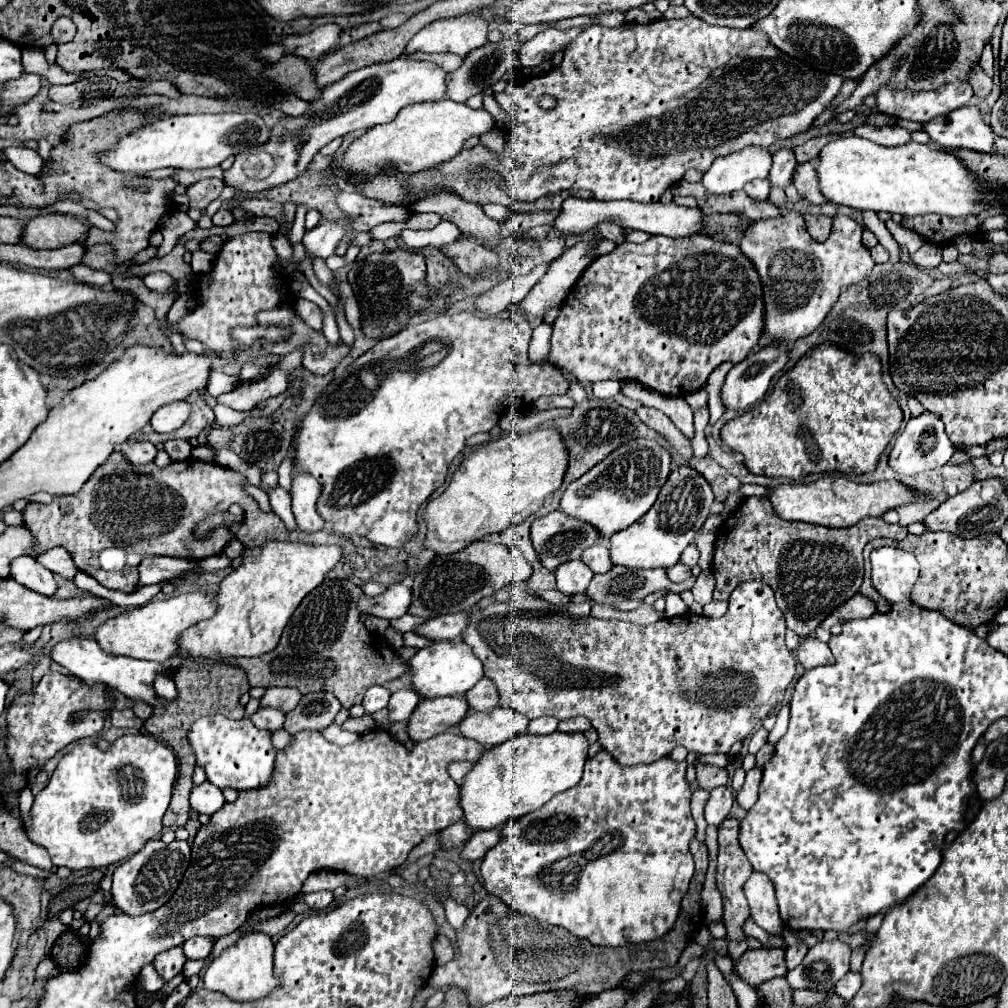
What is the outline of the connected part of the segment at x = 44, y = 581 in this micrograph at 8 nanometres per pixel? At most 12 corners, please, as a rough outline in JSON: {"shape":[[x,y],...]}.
{"shape":[[31,556],[11,562],[11,578],[25,588],[53,596],[53,572]]}

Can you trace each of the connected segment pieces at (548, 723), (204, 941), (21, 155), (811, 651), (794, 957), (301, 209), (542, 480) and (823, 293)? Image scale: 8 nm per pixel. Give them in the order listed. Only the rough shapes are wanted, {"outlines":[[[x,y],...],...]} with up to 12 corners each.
{"outlines":[[[537,718],[529,722],[531,734],[551,734],[557,718]],[[195,936],[183,944],[189,960],[207,958],[213,938]],[[25,146],[3,154],[21,172],[39,174],[43,158]],[[809,636],[797,646],[799,662],[809,670],[831,664],[825,642]],[[803,942],[785,948],[787,968],[801,964],[807,948]],[[303,205],[296,208],[293,227],[290,230],[291,245],[301,242],[305,235]],[[557,430],[463,458],[427,504],[447,556],[521,524],[561,486]],[[801,212],[757,220],[739,246],[765,282],[767,340],[811,334],[869,276],[861,224],[823,244]]]}

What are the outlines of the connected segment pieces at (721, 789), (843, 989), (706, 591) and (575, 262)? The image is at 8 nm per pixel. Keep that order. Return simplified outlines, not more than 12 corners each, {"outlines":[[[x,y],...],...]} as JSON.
{"outlines":[[[729,786],[709,790],[707,824],[721,824],[729,816],[733,794]],[[845,974],[835,984],[835,994],[845,1006],[861,988],[861,974]],[[703,570],[691,588],[695,602],[713,600],[715,576]],[[603,238],[577,240],[513,310],[543,312],[567,298]]]}

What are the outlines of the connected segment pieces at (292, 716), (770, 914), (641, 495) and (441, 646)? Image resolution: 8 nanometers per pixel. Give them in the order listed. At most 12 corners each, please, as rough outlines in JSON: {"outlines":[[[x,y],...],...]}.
{"outlines":[[[311,692],[287,712],[285,730],[325,730],[341,702],[329,692]],[[753,872],[743,890],[751,918],[769,934],[783,920],[771,880]],[[631,442],[569,484],[561,510],[625,530],[649,512],[671,456]],[[441,640],[411,660],[425,698],[463,696],[483,664],[463,640]]]}

